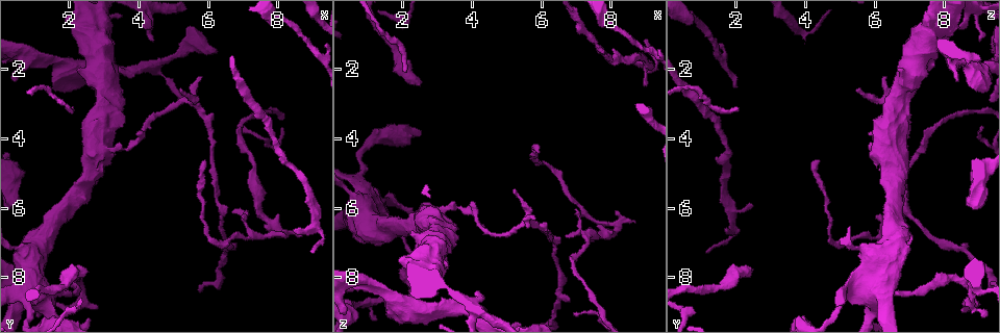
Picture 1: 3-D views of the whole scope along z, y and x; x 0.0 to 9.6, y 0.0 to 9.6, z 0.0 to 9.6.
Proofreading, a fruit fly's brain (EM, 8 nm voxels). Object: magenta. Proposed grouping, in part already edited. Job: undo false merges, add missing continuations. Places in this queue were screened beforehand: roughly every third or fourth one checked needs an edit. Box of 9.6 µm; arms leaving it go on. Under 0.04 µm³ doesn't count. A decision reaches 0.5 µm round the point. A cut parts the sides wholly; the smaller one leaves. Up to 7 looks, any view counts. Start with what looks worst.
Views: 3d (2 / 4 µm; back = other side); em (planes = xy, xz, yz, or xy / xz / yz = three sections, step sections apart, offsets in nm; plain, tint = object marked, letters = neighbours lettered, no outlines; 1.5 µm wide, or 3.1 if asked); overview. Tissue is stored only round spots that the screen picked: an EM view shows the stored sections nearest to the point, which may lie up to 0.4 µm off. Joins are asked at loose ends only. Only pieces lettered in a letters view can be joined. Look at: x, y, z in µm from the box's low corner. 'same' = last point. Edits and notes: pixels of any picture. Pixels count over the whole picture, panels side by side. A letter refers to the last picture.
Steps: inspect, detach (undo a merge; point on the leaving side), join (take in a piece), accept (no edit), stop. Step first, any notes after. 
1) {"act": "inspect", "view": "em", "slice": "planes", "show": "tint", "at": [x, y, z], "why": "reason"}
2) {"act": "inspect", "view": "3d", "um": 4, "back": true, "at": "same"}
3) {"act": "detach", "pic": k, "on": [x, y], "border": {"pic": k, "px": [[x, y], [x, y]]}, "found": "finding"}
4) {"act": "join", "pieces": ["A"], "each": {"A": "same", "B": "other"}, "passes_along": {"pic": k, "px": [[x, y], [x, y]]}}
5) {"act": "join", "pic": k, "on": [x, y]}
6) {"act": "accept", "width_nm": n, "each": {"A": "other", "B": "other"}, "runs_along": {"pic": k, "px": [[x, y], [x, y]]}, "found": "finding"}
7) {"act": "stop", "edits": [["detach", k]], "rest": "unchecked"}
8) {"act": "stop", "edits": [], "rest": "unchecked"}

{"act": "inspect", "view": "3d", "um": 4, "at": [0.95, 8.40, 5.30], "why": "sudden change in width"}

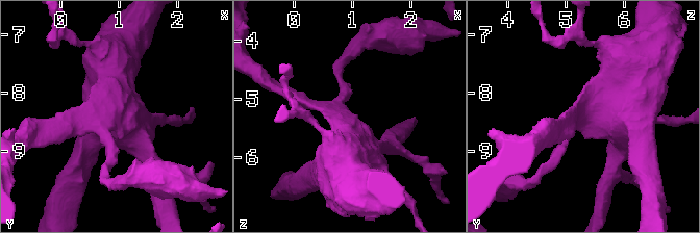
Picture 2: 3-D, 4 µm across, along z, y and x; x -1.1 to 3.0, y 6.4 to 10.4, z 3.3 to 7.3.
{"act": "inspect", "view": "em", "slice": "planes", "show": "letters", "at": [0.90, 8.35, 5.40], "arm_widths_nm": [180, 700]}

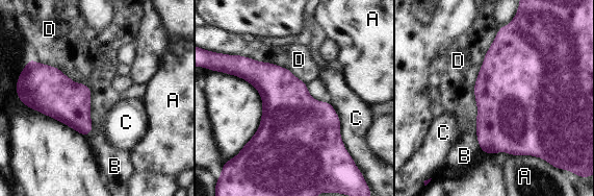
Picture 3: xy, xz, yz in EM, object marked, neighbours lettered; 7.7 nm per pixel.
{"act": "accept", "width_nm": 460, "each": {"A": "other", "B": "other", "C": "other", "D": "other"}, "border": {"pic": 3, "px": [[31, 58], [89, 88], [93, 124]]}, "found": "continuous, no second neuron"}

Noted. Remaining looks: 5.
{"act": "inspect", "view": "em", "slice": "planes", "show": "plain", "at": [6.00, 4.65, 4.40], "why": "thin end"}

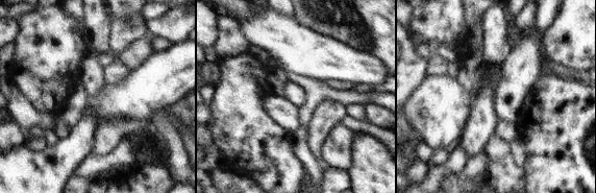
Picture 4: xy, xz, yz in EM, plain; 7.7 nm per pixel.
{"act": "inspect", "view": "em", "slice": "planes", "show": "letters", "at": "same"}

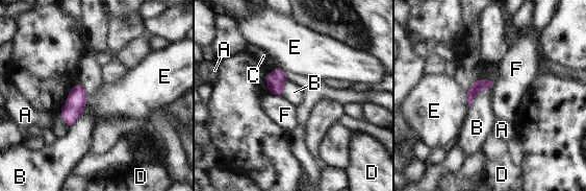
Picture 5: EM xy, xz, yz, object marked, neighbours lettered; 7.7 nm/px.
{"act": "accept", "longest_contact_nm": ["B", 240], "each": {"A": "other", "B": "other", "C": "other", "D": "other", "E": "other", "F": "other"}, "border": {"pic": 5, "px": [[491, 89], [482, 89], [467, 109]]}, "found": "no lettered piece goes on from it"}

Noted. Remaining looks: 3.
{"act": "inspect", "view": "3d", "um": 2, "at": [9.00, 5.90, 2.45], "why": "tapers out"}

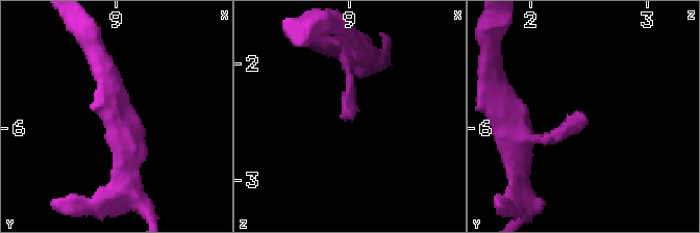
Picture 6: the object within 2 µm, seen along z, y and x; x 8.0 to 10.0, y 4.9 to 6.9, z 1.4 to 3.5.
{"act": "inspect", "view": "em", "slice": "xz", "step": 4, "show": "letters", "at": [8.94, 5.92, 2.46], "why": "now the EM"}

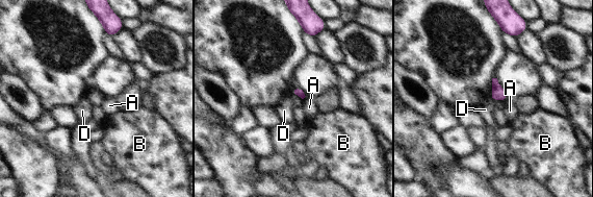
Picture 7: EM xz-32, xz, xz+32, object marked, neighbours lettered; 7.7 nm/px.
{"act": "inspect", "view": "em", "slice": "planes", "show": "letters", "at": "same"}

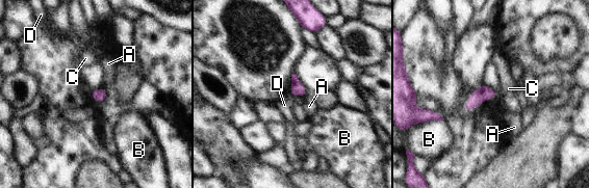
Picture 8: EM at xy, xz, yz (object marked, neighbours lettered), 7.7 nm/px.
{"act": "accept", "each": {"A": "other", "B": "other", "C": "other", "D": "other"}, "found": "no lettered piece goes on from it"}

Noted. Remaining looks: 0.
{"act": "stop", "edits": [], "rest": "unchecked"}

